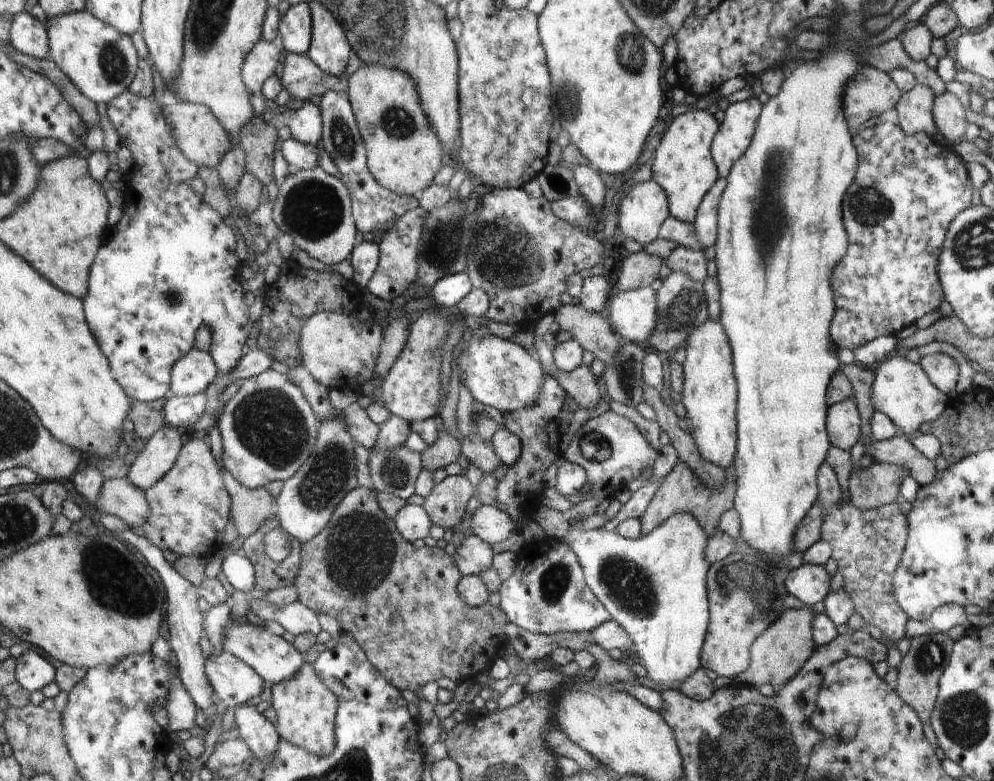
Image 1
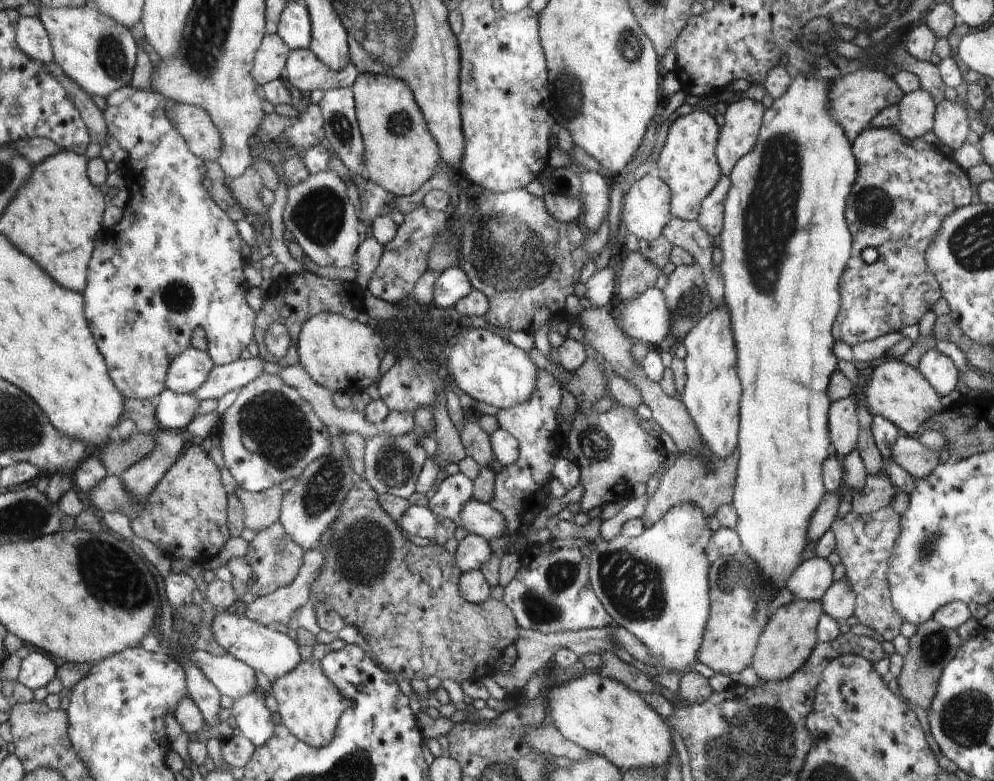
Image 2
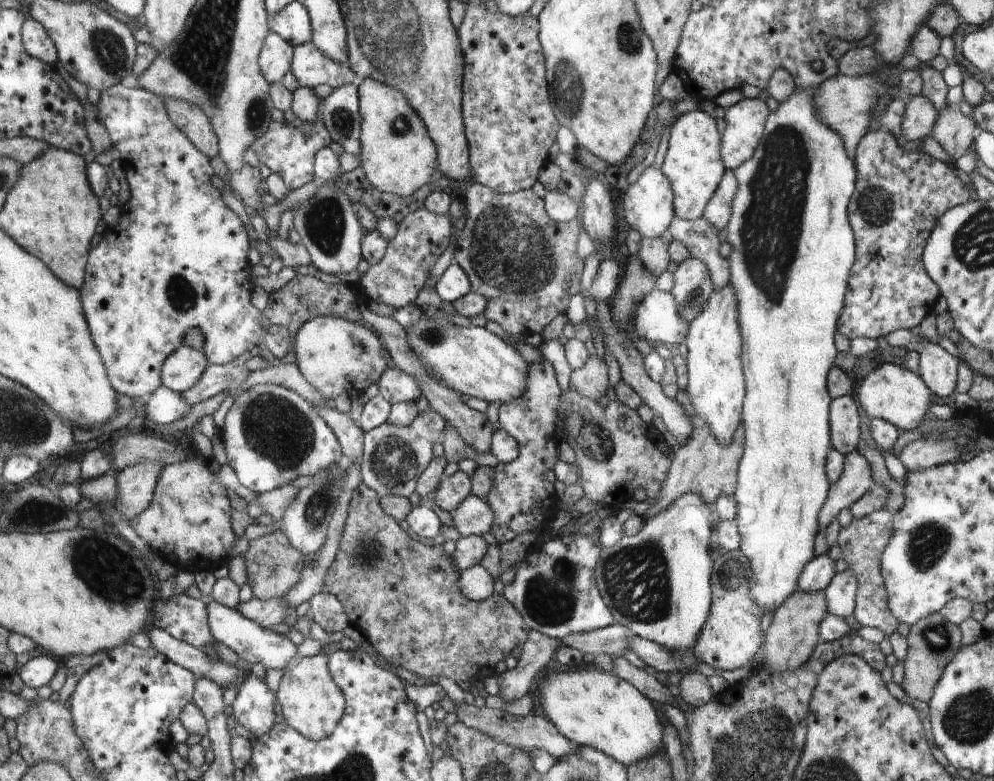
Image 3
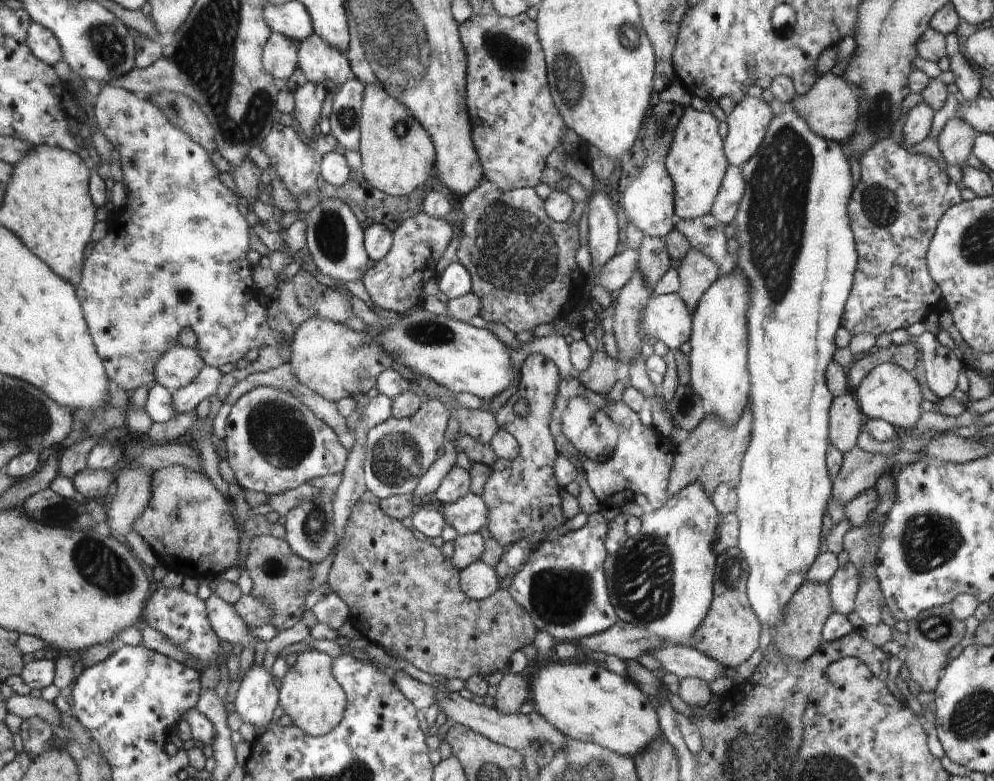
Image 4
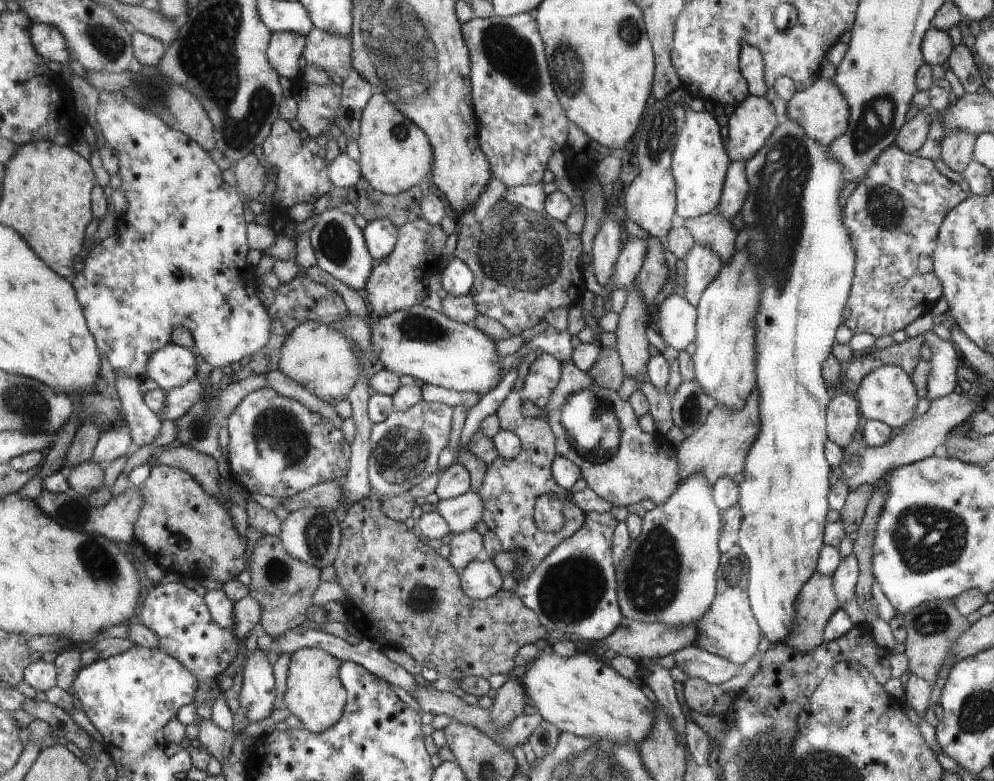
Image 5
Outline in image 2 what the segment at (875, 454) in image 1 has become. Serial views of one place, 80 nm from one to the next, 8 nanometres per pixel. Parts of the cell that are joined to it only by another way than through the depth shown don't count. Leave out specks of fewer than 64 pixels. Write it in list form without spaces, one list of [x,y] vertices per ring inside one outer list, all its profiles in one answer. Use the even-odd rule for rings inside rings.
[[[900,434],[892,446],[893,459],[916,480],[926,478],[946,458],[944,450],[931,450],[917,436]]]

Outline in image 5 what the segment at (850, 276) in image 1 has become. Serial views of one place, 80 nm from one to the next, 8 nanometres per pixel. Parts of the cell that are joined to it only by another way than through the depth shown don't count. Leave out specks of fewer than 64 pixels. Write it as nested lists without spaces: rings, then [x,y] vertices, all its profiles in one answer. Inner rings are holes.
[[[897,146],[889,147],[884,153],[875,161],[875,164],[871,167],[872,172],[870,178],[864,178],[860,186],[856,186],[856,189],[850,194],[844,206],[843,214],[846,218],[846,228],[850,230],[850,240],[854,242],[854,254],[858,254],[858,270],[854,270],[854,290],[850,290],[850,296],[848,302],[846,302],[846,326],[856,333],[870,333],[875,338],[880,336],[893,335],[898,331],[905,330],[906,326],[912,324],[919,316],[924,316],[932,312],[934,305],[942,298],[943,286],[938,280],[938,277],[934,274],[933,269],[933,252],[935,242],[937,241],[938,231],[942,221],[949,210],[952,210],[955,206],[958,206],[966,198],[966,192],[962,191],[962,188],[958,185],[957,180],[952,181],[945,176],[935,167],[935,164],[930,159],[924,159],[918,155],[908,154],[903,150],[900,150]]]

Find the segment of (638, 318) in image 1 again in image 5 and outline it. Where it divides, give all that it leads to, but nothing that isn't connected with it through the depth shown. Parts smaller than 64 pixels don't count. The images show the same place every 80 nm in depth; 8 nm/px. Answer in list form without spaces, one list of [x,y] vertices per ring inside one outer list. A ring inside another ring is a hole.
[[[672,293],[667,296],[656,312],[651,311],[653,318],[652,324],[656,324],[658,334],[662,337],[665,344],[674,347],[677,351],[684,351],[688,344],[695,342],[697,337],[696,321],[698,318],[697,308],[690,304],[684,297]]]

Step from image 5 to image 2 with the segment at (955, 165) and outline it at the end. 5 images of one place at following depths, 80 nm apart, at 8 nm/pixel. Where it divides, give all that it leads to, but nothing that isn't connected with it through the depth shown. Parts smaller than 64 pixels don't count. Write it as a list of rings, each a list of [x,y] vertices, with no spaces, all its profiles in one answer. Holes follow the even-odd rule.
[[[946,99],[935,105],[935,121],[931,130],[931,139],[956,150],[966,143],[970,131],[970,119],[964,107]]]

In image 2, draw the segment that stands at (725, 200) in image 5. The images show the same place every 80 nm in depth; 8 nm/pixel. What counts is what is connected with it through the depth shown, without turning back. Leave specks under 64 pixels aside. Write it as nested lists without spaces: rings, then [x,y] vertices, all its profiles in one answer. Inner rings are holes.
[[[722,175],[713,192],[701,202],[701,212],[698,220],[712,239],[722,232],[724,201],[730,187],[731,180],[729,175]]]

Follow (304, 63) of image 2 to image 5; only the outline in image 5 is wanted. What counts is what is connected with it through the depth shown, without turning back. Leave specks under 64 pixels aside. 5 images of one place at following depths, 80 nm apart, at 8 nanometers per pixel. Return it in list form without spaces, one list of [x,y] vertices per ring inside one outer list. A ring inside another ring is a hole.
[[[316,27],[310,30],[306,37],[307,62],[320,66],[326,72],[333,70],[342,79],[346,78],[354,65],[354,46],[351,44],[351,37],[326,32]]]

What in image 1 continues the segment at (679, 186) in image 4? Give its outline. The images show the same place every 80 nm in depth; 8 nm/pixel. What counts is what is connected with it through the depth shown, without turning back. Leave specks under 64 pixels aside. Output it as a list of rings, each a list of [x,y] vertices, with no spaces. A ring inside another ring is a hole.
[[[708,111],[686,112],[672,121],[656,148],[651,178],[666,190],[669,214],[688,224],[693,224],[696,208],[700,208],[719,177],[710,156],[710,144],[718,132],[718,122]]]

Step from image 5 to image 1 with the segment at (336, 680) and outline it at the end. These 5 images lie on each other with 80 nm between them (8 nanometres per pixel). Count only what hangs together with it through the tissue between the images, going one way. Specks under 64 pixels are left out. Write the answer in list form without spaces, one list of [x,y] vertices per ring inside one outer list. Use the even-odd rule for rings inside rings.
[[[305,661],[295,677],[273,684],[271,693],[271,701],[277,714],[275,727],[280,737],[294,744],[294,748],[310,751],[319,757],[333,752],[336,748],[336,718],[339,700],[319,679],[312,663]]]

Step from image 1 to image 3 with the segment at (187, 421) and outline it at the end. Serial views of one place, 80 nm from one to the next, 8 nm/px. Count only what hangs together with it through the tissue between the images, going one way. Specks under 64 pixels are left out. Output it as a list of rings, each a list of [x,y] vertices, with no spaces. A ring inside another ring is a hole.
[[[162,384],[145,400],[145,416],[149,425],[164,424],[166,426],[185,416],[189,409],[181,394]]]

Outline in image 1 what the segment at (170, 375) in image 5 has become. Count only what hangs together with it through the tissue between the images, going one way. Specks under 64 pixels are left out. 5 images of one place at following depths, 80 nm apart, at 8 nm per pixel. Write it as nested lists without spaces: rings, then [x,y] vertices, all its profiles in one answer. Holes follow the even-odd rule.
[[[194,347],[174,365],[170,393],[180,396],[203,393],[212,384],[217,373],[217,365],[212,362],[212,354],[200,352]]]

